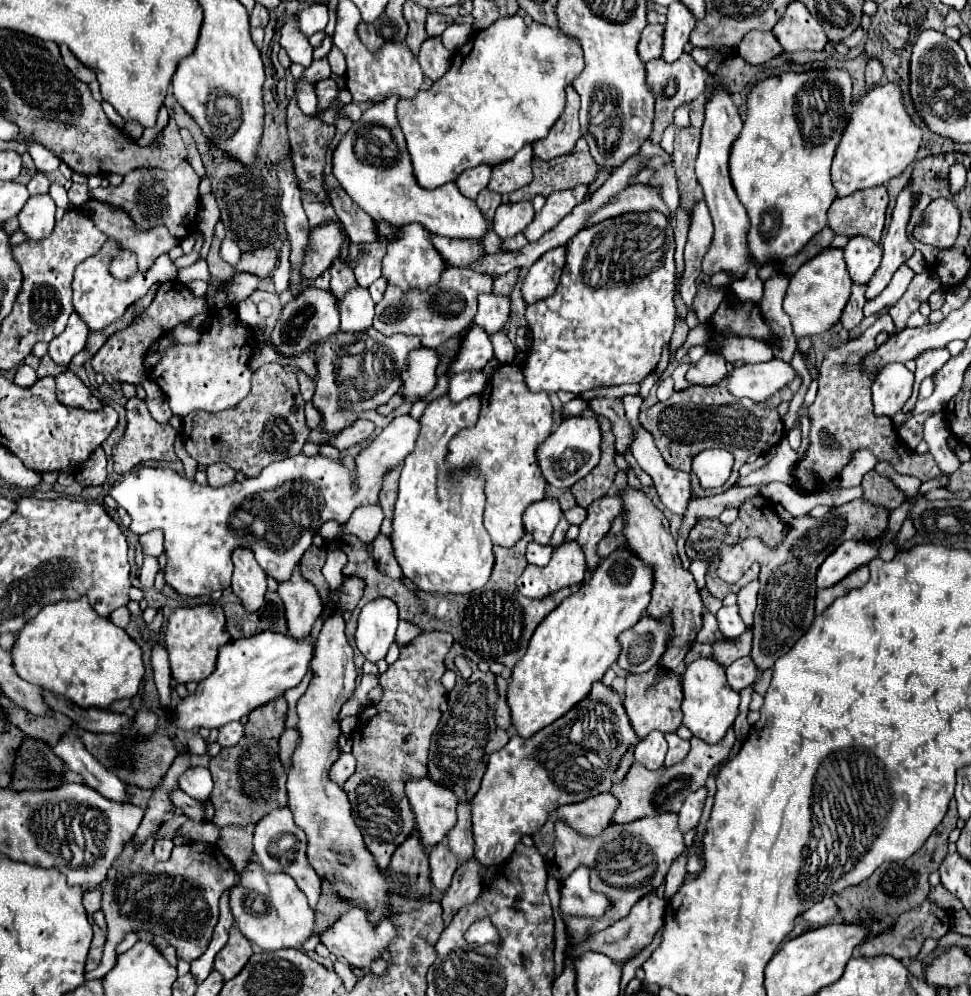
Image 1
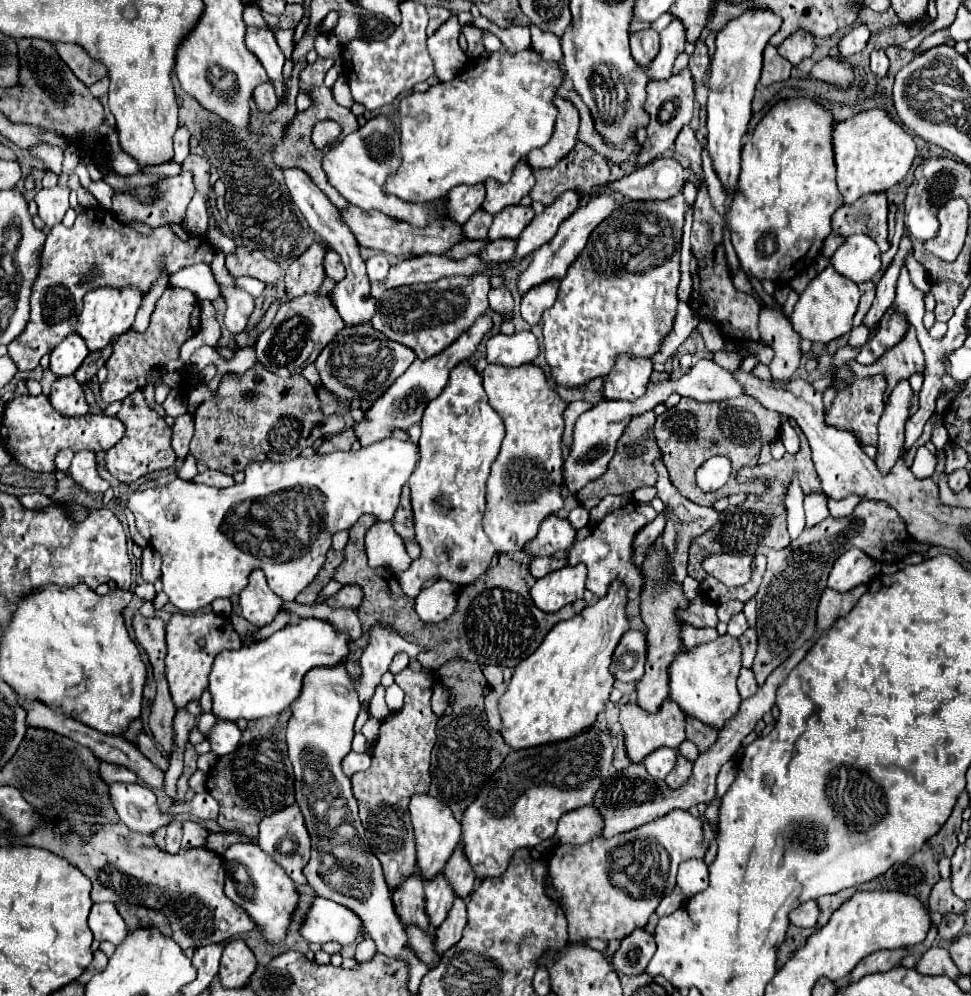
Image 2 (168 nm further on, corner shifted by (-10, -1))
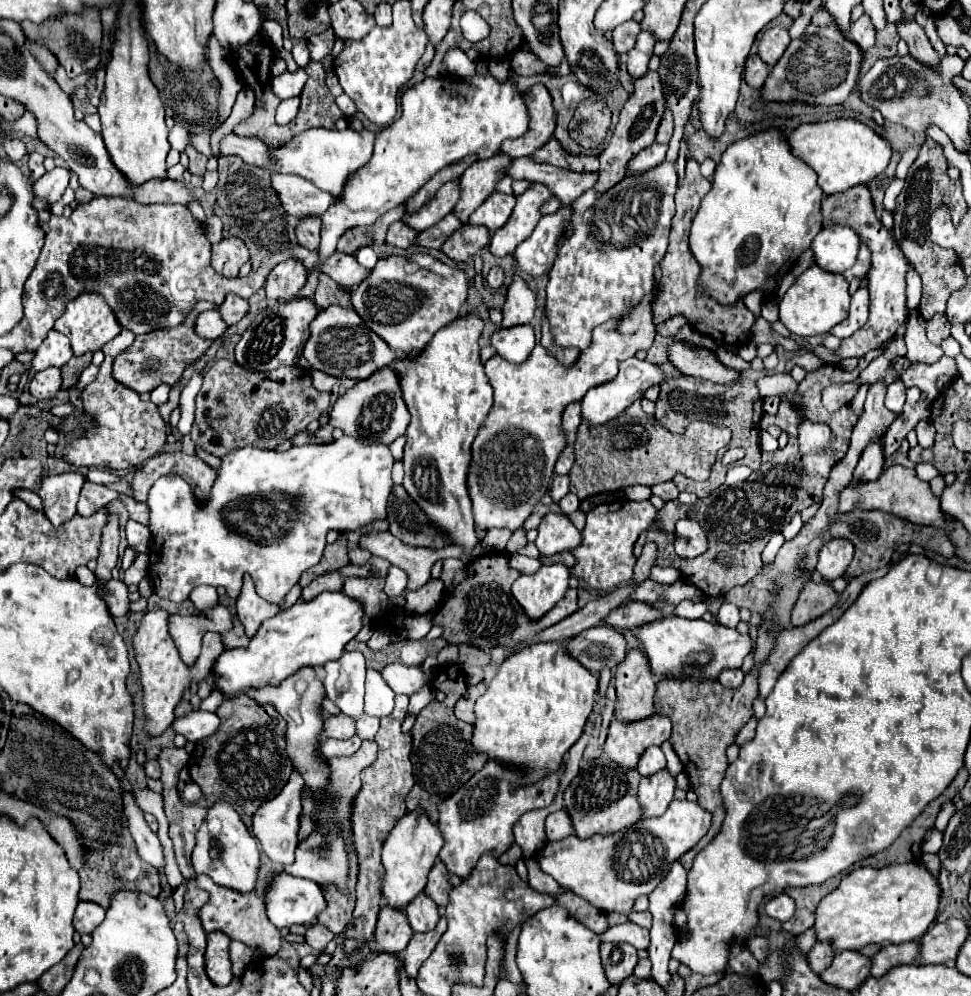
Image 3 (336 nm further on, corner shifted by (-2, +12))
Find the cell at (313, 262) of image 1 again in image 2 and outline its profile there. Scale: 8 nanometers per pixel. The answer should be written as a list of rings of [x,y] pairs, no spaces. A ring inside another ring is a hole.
[[[322,242],[312,244],[300,258],[296,258],[286,270],[286,292],[290,296],[302,294],[316,294],[322,286],[326,272],[324,272],[324,256],[328,248]]]

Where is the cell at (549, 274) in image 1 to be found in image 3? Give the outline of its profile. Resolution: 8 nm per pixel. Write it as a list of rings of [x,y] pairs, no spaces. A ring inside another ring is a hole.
[[[512,279],[508,285],[506,303],[502,307],[502,323],[500,327],[516,327],[526,325],[534,317],[534,293],[528,289],[528,285],[522,279]]]

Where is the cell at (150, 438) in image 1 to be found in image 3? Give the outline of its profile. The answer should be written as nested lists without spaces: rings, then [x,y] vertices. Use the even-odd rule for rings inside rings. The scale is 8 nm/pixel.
[[[122,329],[110,343],[102,347],[106,355],[98,379],[90,383],[82,393],[82,411],[94,419],[94,427],[84,431],[78,439],[66,443],[62,451],[62,459],[76,467],[108,467],[108,469],[130,469],[142,465],[146,459],[154,457],[162,445],[166,443],[166,425],[158,413],[158,407],[148,401],[142,403],[136,391],[130,391],[126,385],[118,383],[112,377],[112,361],[114,357],[130,347],[134,341],[134,333]]]

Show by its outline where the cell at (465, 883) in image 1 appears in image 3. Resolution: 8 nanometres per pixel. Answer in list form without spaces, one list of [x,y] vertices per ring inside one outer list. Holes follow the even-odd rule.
[[[442,917],[438,921],[438,925],[434,927],[434,931],[416,933],[410,939],[410,943],[408,943],[408,947],[406,947],[404,955],[402,955],[402,959],[404,959],[404,971],[406,971],[406,975],[410,975],[410,979],[418,977],[420,965],[432,955],[436,943],[438,943],[438,939],[442,937],[444,931],[446,931],[446,919]]]

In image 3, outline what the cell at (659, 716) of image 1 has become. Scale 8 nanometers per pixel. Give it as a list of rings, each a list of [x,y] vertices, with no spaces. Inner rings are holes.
[[[652,715],[636,723],[612,721],[604,743],[604,753],[620,767],[636,769],[640,755],[652,747],[662,745],[670,737],[670,719]]]

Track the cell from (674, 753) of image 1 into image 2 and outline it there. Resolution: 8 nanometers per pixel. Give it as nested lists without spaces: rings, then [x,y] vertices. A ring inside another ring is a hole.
[[[678,752],[676,766],[674,766],[674,770],[666,776],[666,784],[668,784],[670,788],[680,788],[680,786],[690,778],[690,772],[692,772],[692,762]]]

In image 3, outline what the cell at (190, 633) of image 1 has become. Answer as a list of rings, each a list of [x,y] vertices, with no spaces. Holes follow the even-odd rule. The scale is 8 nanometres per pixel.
[[[158,609],[158,611],[146,611],[136,635],[132,637],[132,647],[134,647],[136,661],[140,665],[140,683],[142,683],[142,693],[144,693],[142,697],[144,715],[146,715],[144,733],[148,737],[160,737],[168,729],[168,725],[174,721],[174,707],[182,699],[184,689],[190,687],[190,681],[202,681],[210,675],[214,659],[222,653],[220,633],[206,633],[198,661],[192,667],[186,667],[170,639],[168,613]]]

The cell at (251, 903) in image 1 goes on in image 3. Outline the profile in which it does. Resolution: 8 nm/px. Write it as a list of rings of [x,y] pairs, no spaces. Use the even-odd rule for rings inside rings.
[[[216,801],[206,815],[206,821],[196,833],[196,847],[192,851],[192,867],[196,873],[208,875],[214,883],[242,893],[254,891],[258,879],[258,845],[248,833],[240,815],[226,801]]]

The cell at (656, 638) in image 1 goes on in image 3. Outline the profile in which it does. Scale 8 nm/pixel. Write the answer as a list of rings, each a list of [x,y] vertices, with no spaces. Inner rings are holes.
[[[598,625],[582,631],[568,643],[568,655],[572,655],[582,667],[592,673],[604,667],[614,669],[626,657],[626,641],[610,625]]]

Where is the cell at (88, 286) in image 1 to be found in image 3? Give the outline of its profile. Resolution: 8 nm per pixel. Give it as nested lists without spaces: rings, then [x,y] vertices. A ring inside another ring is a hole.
[[[82,293],[82,295],[78,295],[76,299],[72,299],[72,301],[66,305],[66,311],[64,311],[64,315],[54,323],[54,329],[70,339],[70,345],[72,345],[74,355],[80,357],[80,355],[84,355],[86,351],[92,351],[92,353],[98,351],[104,343],[108,343],[110,339],[114,339],[122,327],[118,325],[112,309],[106,305],[106,301],[104,301],[100,295]]]

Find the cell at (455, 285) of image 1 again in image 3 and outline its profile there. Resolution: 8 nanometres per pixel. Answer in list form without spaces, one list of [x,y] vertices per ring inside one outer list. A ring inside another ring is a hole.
[[[416,253],[412,257],[386,257],[370,271],[370,279],[358,283],[350,293],[352,309],[362,321],[380,335],[396,353],[418,353],[430,343],[434,333],[454,321],[466,301],[468,281],[464,271],[444,265],[442,261]]]

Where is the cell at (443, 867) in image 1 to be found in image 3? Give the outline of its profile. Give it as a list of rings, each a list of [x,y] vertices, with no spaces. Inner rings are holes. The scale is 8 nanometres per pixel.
[[[420,893],[414,899],[414,903],[410,903],[406,907],[406,919],[414,933],[432,931],[438,923],[438,907],[436,907],[436,903],[432,903],[430,897]]]

